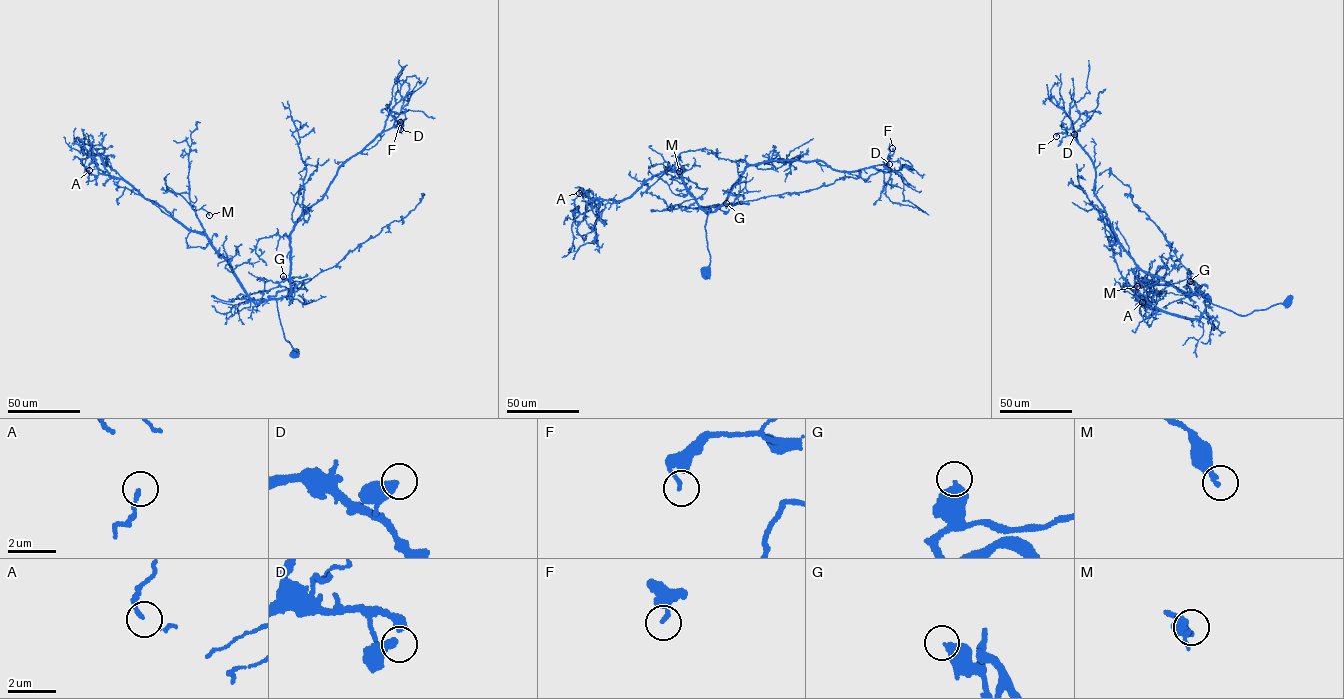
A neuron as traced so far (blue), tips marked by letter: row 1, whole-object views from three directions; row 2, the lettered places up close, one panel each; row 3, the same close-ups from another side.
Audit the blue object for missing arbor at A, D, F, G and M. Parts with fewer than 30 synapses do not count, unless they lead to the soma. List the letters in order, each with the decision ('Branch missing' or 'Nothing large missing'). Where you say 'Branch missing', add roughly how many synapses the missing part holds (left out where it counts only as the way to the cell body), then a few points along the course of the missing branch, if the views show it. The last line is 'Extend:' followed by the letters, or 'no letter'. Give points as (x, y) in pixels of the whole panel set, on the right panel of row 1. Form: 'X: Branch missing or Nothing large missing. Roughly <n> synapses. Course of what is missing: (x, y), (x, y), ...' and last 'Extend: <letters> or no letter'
A: Nothing large missing
D: Nothing large missing
F: Nothing large missing
G: Nothing large missing
M: Nothing large missing
Extend: no letter

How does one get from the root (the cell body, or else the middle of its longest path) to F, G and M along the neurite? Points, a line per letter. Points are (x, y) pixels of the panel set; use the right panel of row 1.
F: (1288, 303), (1240, 315), (1146, 273), (1094, 193), (1091, 159), (1072, 135), (1056, 136)
G: (1288, 303), (1240, 315), (1215, 305), (1208, 299), (1207, 301), (1198, 289), (1204, 284), (1198, 288), (1190, 281)
M: (1288, 303), (1241, 316), (1208, 298), (1199, 318), (1185, 318), (1145, 305), (1135, 296), (1137, 286)

